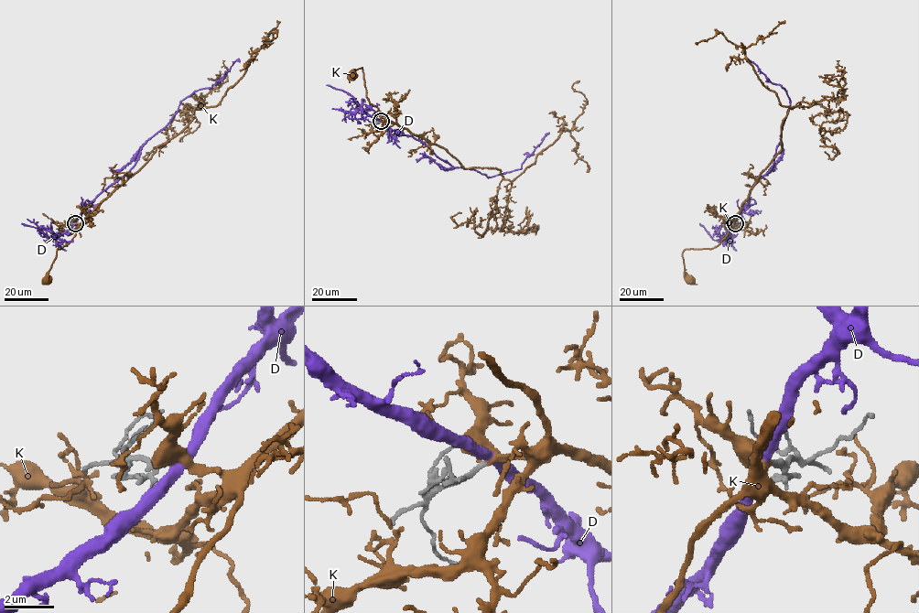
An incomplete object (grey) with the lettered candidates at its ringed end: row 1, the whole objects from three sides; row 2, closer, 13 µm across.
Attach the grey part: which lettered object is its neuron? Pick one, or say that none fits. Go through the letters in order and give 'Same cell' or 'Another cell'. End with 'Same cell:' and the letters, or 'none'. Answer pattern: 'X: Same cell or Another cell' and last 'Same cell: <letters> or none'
D: Another cell
K: Same cell
Same cell: K

